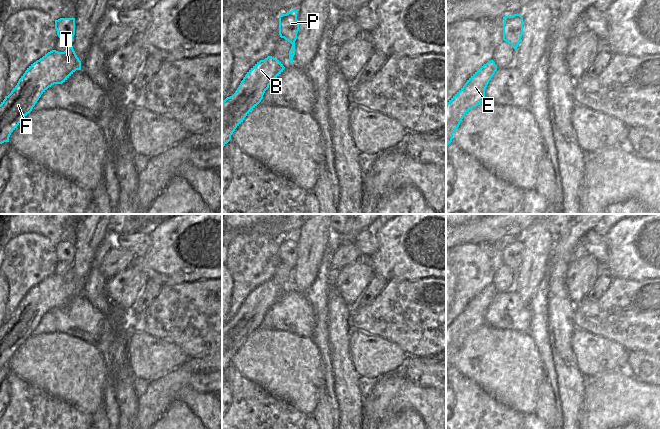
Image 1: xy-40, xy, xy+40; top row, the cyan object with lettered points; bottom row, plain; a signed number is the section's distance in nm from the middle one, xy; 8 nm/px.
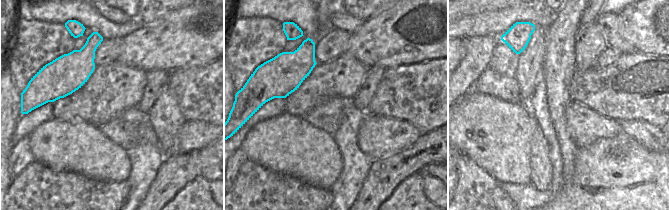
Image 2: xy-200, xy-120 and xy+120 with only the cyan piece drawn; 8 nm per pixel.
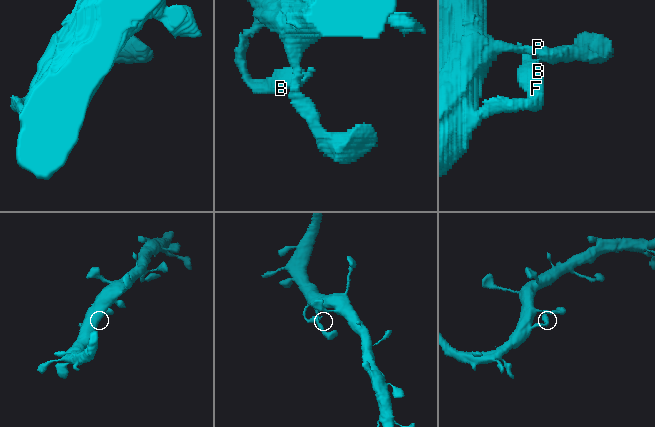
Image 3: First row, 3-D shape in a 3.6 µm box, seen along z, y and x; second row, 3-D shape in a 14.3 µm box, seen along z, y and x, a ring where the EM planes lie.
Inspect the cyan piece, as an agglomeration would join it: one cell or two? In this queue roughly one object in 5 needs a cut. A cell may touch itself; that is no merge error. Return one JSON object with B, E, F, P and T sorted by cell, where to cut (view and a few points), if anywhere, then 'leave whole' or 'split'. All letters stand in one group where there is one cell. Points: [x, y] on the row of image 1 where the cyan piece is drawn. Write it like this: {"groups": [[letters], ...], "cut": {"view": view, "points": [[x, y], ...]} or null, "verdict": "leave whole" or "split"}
{"groups": [["B", "E", "F", "P", "T"]], "cut": null, "verdict": "leave whole"}

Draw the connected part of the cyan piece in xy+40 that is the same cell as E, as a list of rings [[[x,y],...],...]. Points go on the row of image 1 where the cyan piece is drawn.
[[[490,60],[481,66],[465,83],[465,85],[446,103],[446,146],[453,139],[453,133],[459,127],[463,117],[474,107],[485,100],[485,89],[497,71],[497,65]]]

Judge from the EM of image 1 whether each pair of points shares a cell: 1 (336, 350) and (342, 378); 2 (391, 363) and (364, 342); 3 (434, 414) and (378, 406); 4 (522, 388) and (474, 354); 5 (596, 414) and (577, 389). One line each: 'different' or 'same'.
1: same
2: same
3: same
4: same
5: different

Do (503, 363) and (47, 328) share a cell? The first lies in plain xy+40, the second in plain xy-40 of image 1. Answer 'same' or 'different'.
different

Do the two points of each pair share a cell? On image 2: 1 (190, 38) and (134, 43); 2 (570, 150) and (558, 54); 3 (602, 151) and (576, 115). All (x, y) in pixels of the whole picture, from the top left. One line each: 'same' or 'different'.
1: same
2: same
3: different

